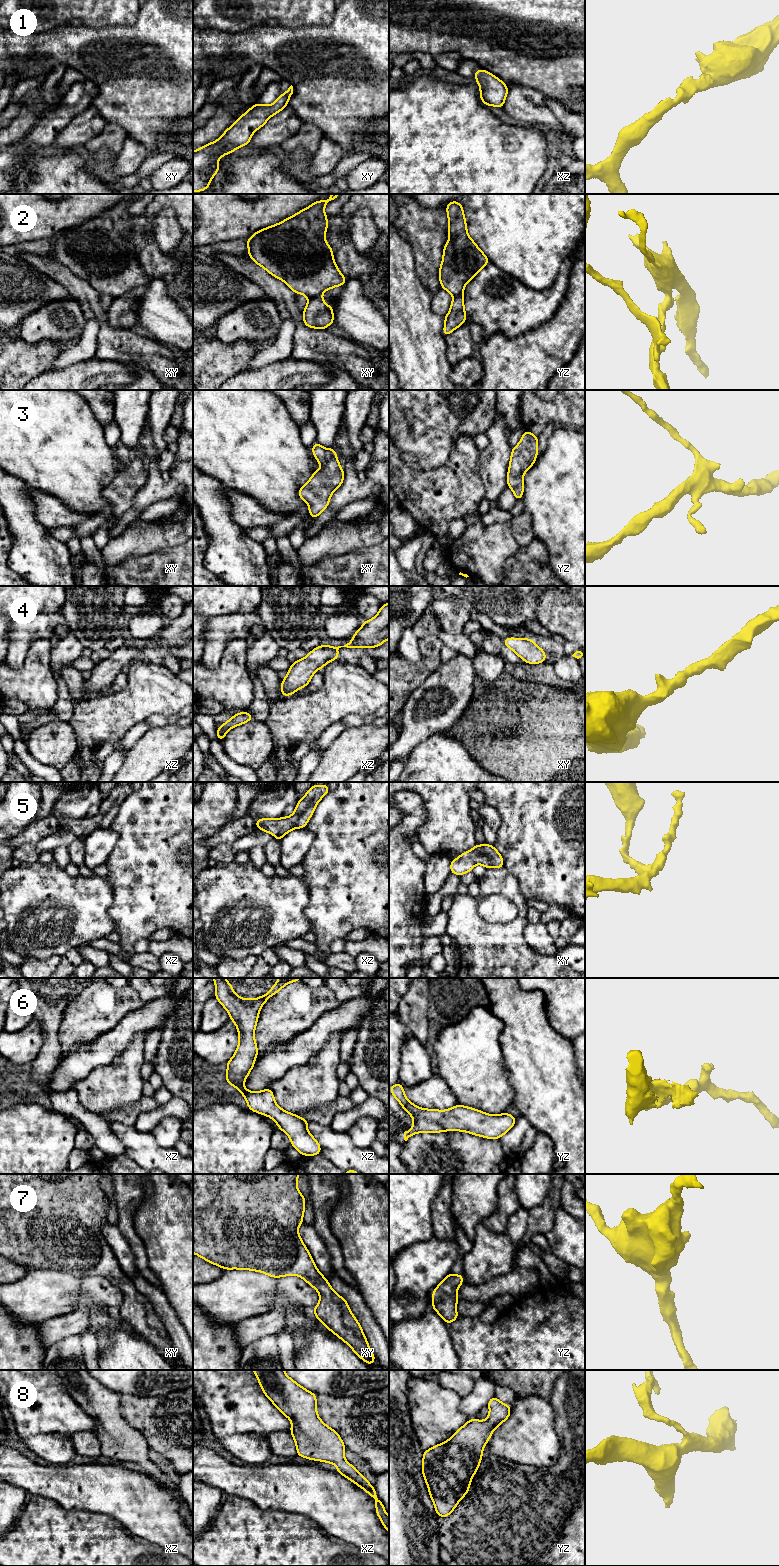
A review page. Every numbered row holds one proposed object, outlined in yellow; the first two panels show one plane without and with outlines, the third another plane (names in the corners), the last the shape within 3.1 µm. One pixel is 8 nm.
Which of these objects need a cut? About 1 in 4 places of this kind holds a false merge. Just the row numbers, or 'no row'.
2

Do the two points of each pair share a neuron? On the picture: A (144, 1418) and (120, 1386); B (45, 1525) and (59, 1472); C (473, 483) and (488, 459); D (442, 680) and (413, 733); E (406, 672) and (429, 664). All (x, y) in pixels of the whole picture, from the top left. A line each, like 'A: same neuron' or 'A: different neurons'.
A: different neurons
B: different neurons
C: different neurons
D: same neuron
E: same neuron

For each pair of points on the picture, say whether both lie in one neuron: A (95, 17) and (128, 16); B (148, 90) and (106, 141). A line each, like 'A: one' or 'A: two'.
A: one
B: two

